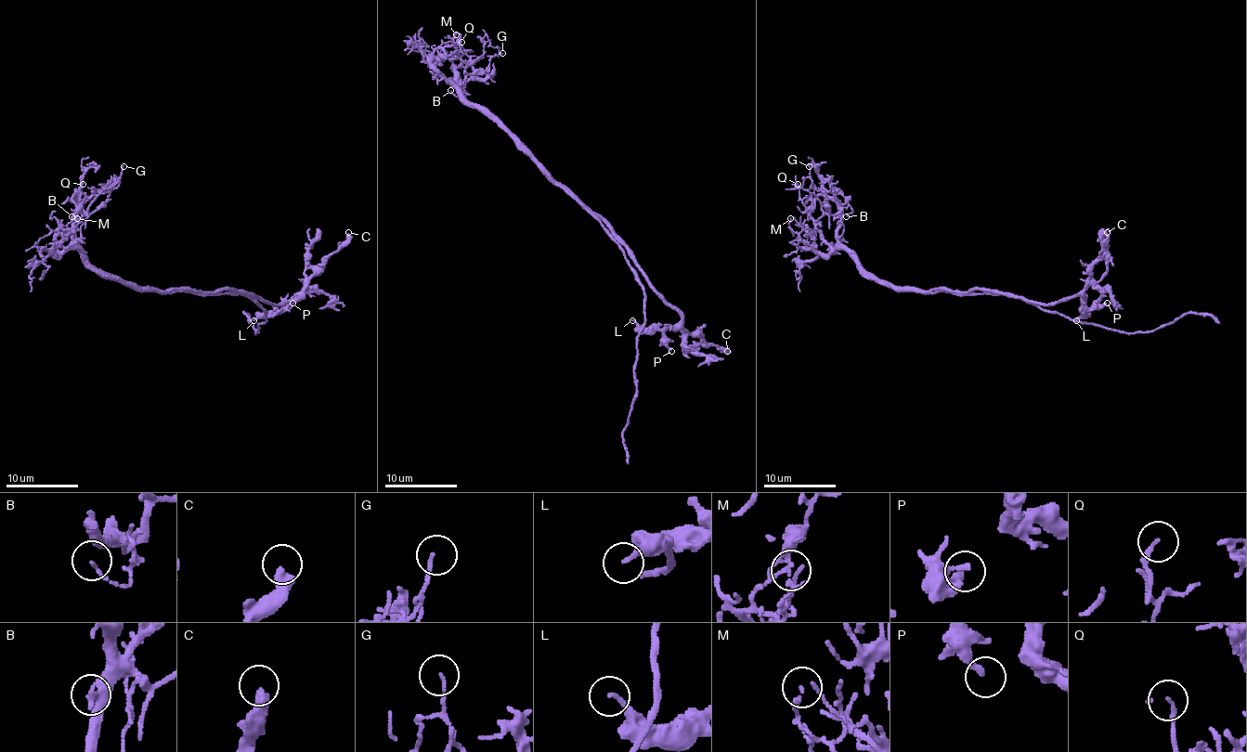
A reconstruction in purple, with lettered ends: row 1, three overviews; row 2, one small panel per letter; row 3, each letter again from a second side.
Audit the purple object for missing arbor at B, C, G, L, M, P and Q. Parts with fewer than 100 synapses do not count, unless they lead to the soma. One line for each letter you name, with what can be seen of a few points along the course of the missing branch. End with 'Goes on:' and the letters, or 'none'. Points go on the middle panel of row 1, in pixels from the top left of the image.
Goes on: none

